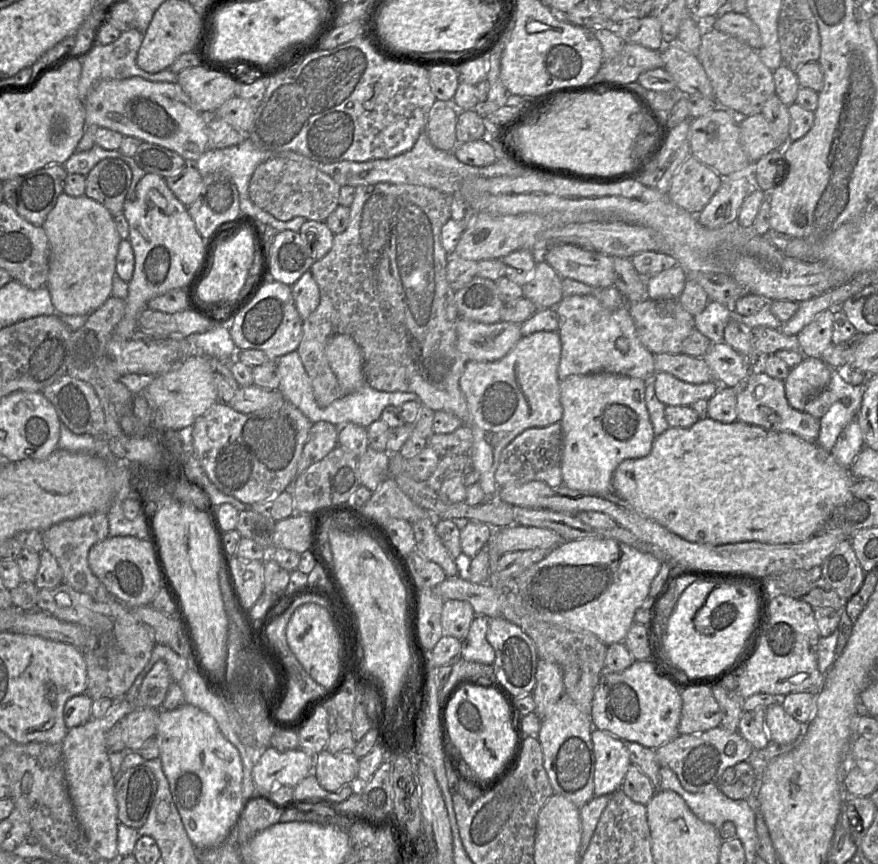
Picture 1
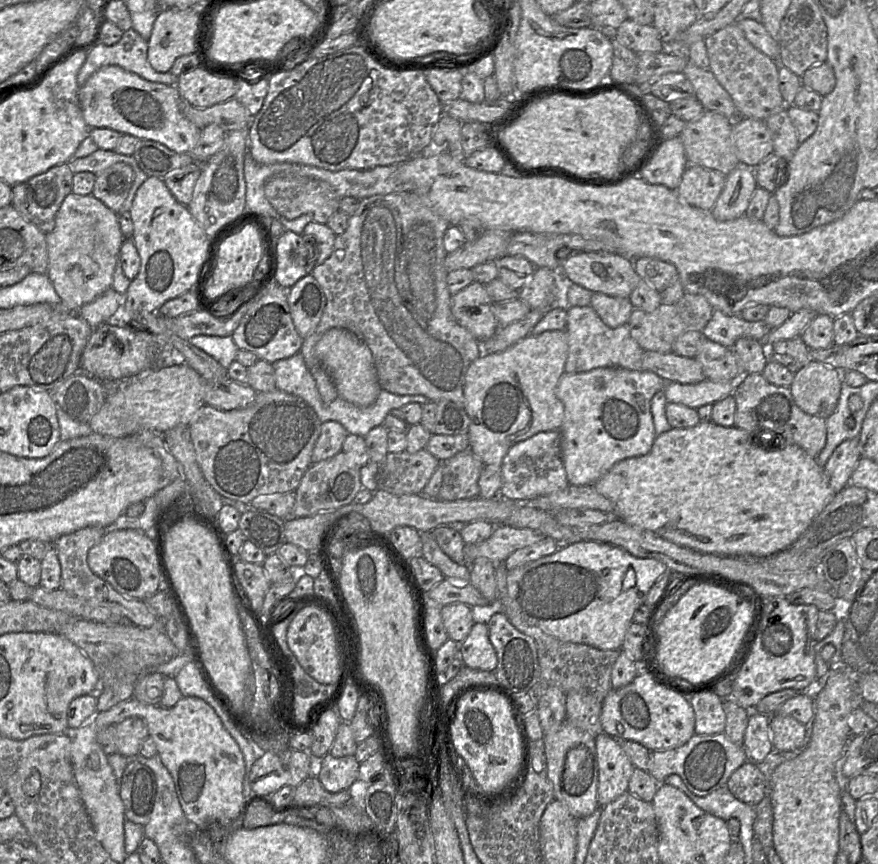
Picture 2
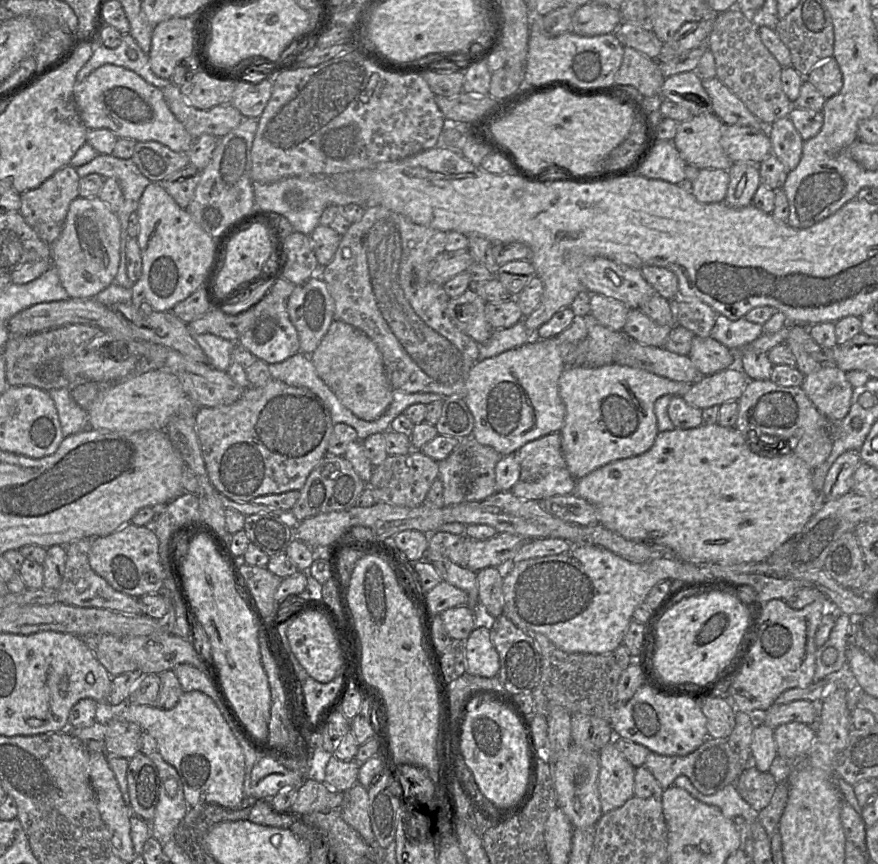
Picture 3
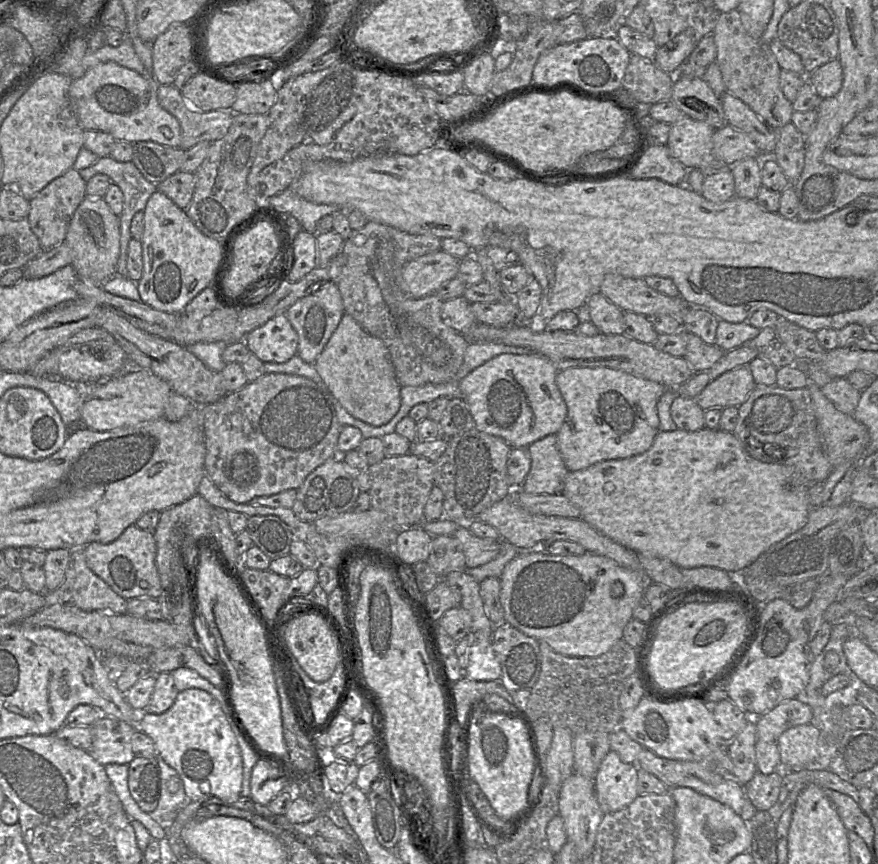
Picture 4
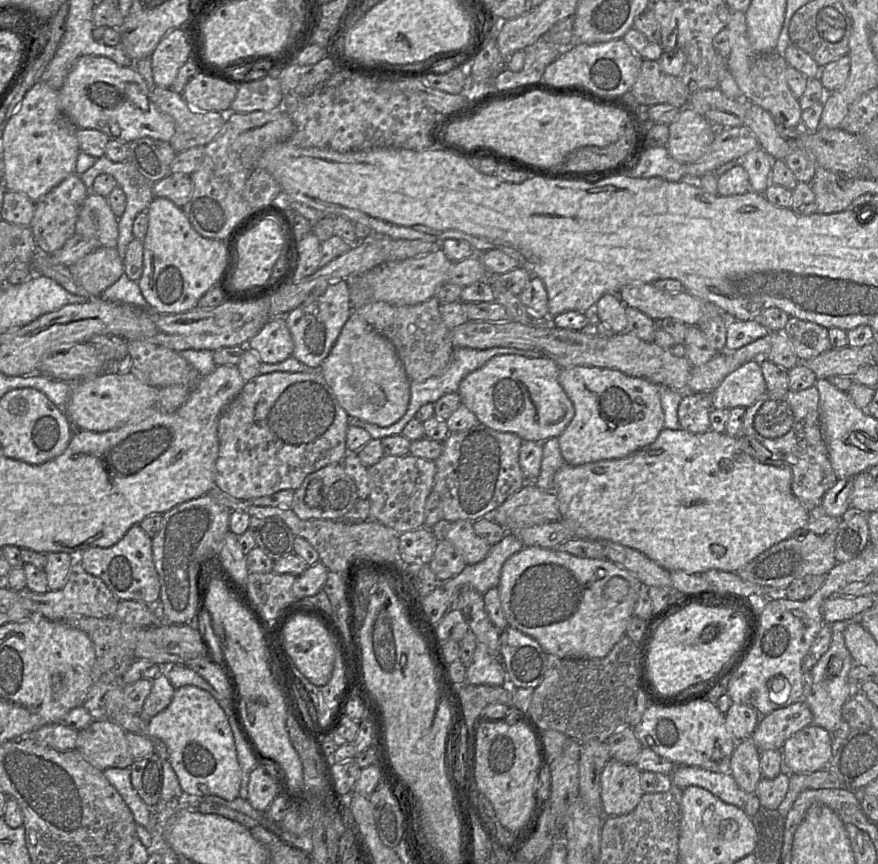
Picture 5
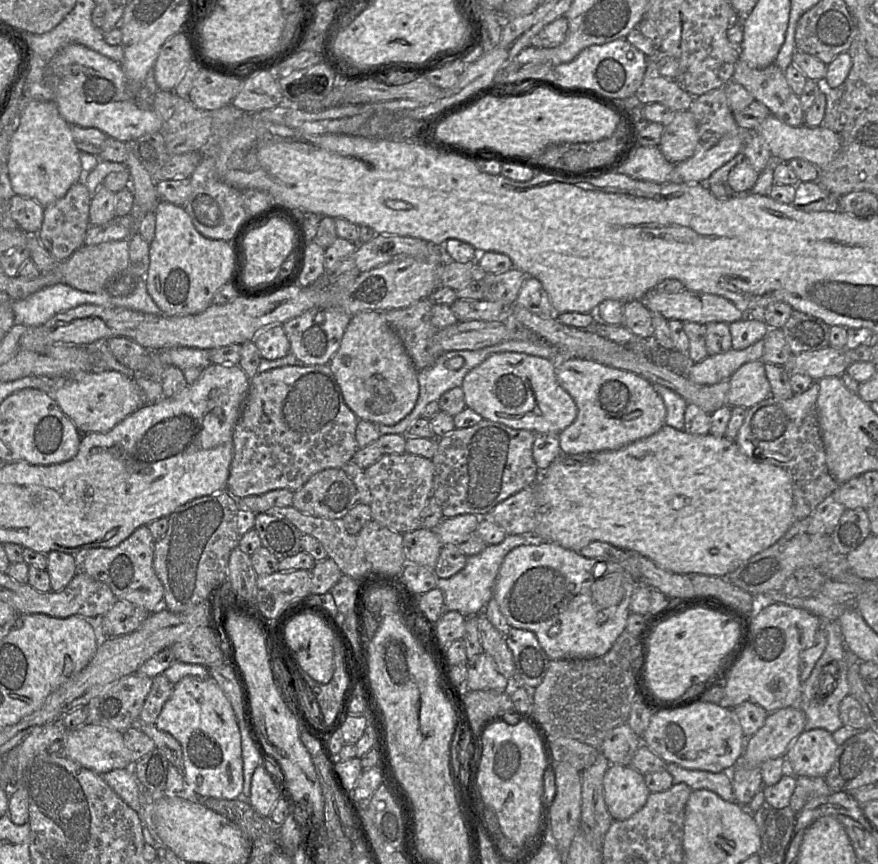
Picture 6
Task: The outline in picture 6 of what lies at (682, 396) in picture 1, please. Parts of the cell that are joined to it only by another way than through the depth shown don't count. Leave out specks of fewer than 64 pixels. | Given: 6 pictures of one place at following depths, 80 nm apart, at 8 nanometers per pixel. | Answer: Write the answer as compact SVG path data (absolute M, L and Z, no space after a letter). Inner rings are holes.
M762 360L748 362L732 374L728 379L727 406L749 409L771 396L764 364Z

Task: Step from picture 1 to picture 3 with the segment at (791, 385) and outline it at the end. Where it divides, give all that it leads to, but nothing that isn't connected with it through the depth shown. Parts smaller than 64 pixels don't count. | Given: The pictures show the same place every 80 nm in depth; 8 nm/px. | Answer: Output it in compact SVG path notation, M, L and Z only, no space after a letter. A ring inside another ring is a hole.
M824 364L817 372L805 376L801 388L817 410L830 422L841 420L848 414L853 386L846 379L845 372L835 365Z

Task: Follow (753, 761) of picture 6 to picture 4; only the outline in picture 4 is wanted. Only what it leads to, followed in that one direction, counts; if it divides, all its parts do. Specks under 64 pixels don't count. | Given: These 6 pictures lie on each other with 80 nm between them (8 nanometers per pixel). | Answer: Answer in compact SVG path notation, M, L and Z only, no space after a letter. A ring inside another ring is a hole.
M797 698L781 702L771 711L763 714L756 724L757 739L765 742L777 742L787 729L811 723L813 710Z

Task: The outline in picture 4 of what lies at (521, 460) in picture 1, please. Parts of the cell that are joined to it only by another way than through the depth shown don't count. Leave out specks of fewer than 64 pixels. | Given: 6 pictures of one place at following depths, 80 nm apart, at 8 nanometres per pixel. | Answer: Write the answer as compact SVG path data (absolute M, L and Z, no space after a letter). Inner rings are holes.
M556 435L530 444L530 470L520 489L528 494L562 494L568 469L557 448Z

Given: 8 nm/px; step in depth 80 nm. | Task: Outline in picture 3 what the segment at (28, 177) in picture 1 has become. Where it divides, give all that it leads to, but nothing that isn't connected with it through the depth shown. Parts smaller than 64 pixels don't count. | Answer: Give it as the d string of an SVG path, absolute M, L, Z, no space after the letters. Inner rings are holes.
M69 164L57 170L37 188L20 193L20 214L48 245L61 234L69 206L79 196L79 179L76 169Z

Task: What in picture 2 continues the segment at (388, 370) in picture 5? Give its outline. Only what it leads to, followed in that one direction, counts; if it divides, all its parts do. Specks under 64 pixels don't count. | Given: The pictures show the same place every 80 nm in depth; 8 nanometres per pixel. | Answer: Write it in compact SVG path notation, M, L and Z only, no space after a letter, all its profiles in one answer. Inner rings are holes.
M344 328L327 330L317 342L315 354L331 377L338 397L358 407L367 407L375 402L381 387L378 383L372 352L354 333Z

